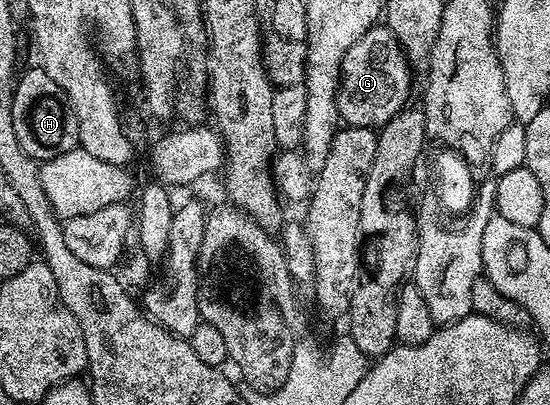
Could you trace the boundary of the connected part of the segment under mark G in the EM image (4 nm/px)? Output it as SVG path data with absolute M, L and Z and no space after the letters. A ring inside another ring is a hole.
M377 25L370 30L354 45L350 45L350 53L342 61L340 70L340 91L336 94L336 104L340 110L341 120L349 127L370 127L379 129L395 117L398 112L409 106L408 98L412 95L412 71L408 56L404 54L400 42L387 25Z

